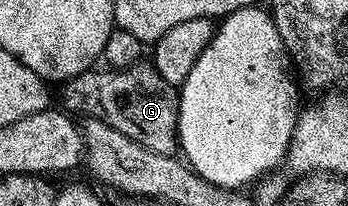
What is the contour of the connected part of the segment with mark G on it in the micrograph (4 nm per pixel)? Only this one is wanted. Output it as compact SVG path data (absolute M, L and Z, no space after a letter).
M149 62L132 63L128 68L113 68L107 72L90 70L64 81L60 107L66 113L86 112L86 117L104 120L107 126L127 134L139 146L155 154L174 155L177 143L177 101L179 92L167 83Z

